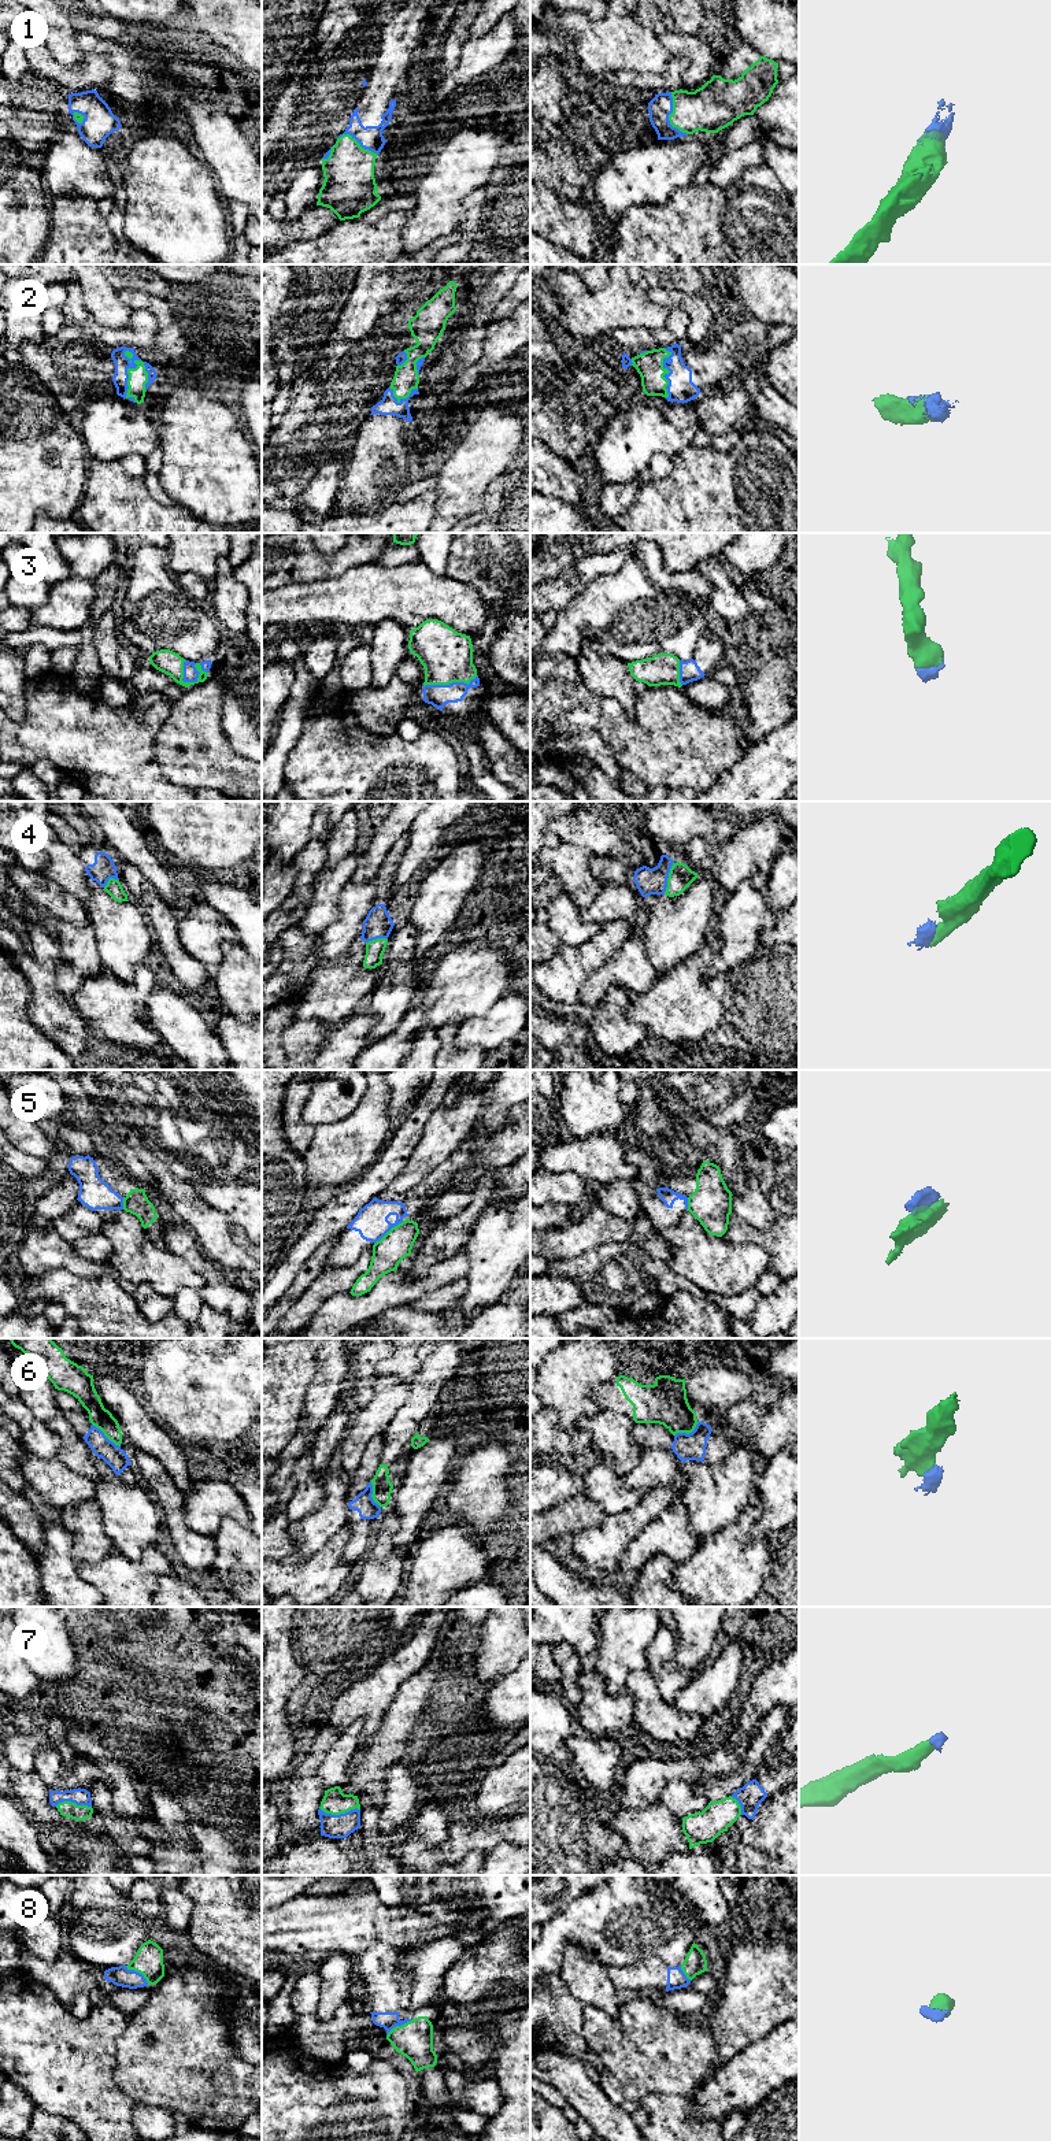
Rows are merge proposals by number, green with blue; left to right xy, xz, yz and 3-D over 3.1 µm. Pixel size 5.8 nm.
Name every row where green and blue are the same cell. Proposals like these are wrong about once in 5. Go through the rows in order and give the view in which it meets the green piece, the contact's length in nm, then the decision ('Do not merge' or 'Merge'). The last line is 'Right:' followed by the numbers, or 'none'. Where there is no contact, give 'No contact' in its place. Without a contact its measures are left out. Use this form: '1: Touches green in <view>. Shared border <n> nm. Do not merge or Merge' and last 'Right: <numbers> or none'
1: Touches green in yz. Shared border 280 nm. Merge
2: Touches green in xy. Shared border 320 nm. Merge
3: Touches green in xz. Shared border 320 nm. Merge
4: Touches green in yz. Shared border 200 nm. Merge
5: Touches green in xz. Shared border 220 nm. Do not merge
6: Touches green in xy. Shared border 220 nm. Do not merge
7: Touches green in xz. Shared border 240 nm. Merge
8: Touches green in xy. Shared border 180 nm. Merge
Right: 1, 2, 3, 4, 7, 8

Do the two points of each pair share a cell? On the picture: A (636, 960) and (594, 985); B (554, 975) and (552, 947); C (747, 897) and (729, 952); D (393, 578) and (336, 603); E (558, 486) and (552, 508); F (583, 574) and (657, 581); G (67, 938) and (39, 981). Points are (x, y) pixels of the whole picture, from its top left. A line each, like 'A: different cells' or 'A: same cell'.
A: same cell
B: different cells
C: same cell
D: same cell
E: different cells
F: same cell
G: different cells

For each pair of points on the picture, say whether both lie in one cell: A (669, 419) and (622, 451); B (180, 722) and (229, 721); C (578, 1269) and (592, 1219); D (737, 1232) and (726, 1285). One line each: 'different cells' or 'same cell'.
A: same cell
B: different cells
C: different cells
D: different cells

